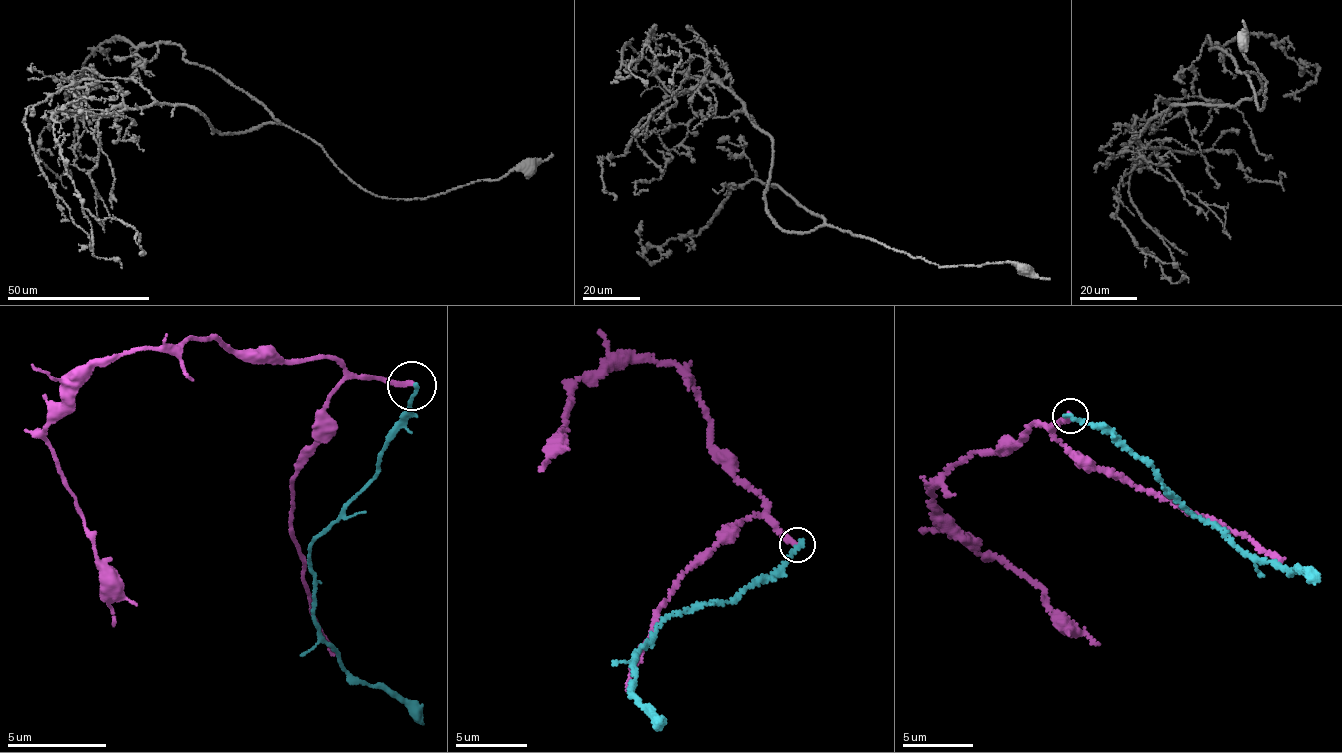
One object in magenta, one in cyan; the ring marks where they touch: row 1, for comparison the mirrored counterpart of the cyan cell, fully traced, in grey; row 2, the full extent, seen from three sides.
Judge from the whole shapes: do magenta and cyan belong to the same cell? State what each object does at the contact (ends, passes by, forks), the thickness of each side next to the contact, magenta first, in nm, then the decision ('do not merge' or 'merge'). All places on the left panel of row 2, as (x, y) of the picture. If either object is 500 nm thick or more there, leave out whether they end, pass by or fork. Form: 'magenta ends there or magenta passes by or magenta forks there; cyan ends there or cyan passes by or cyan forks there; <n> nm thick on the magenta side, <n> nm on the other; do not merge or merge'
magenta ends there; cyan ends there; 240 nm thick on the magenta side, 170 nm on the other; do not merge

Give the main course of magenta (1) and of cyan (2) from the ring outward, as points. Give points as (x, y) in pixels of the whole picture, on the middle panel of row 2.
1: (796, 544), (711, 443), (709, 417), (694, 380), (673, 363), (621, 363), (571, 390), (563, 431), (539, 471)
2: (799, 543), (772, 573), (726, 601), (698, 603), (655, 630), (637, 655), (633, 693), (658, 727)

